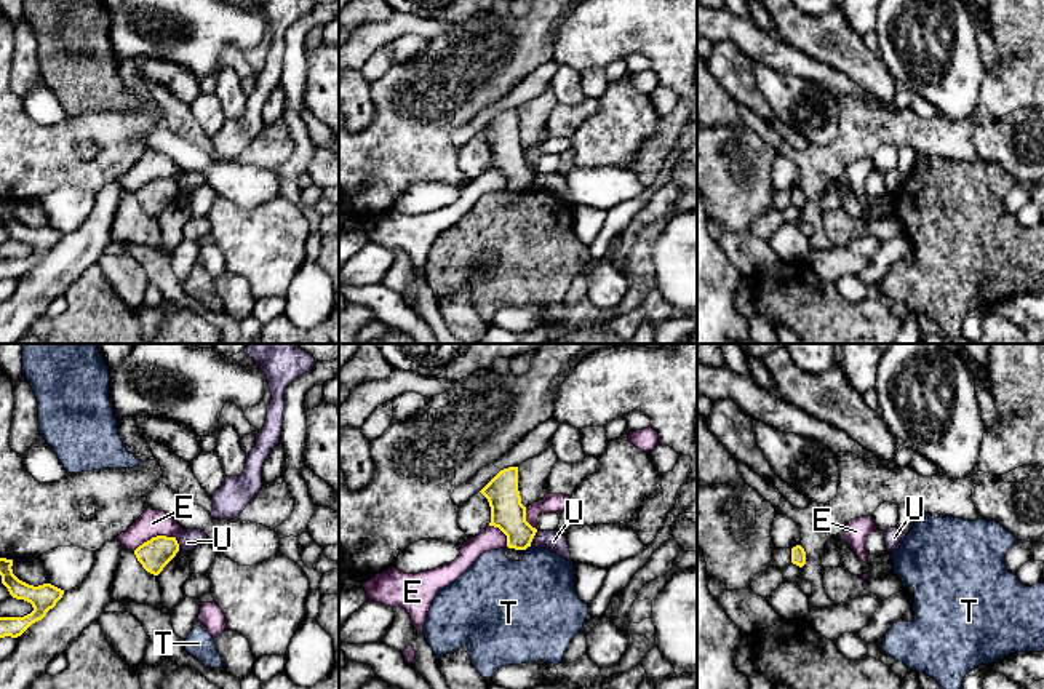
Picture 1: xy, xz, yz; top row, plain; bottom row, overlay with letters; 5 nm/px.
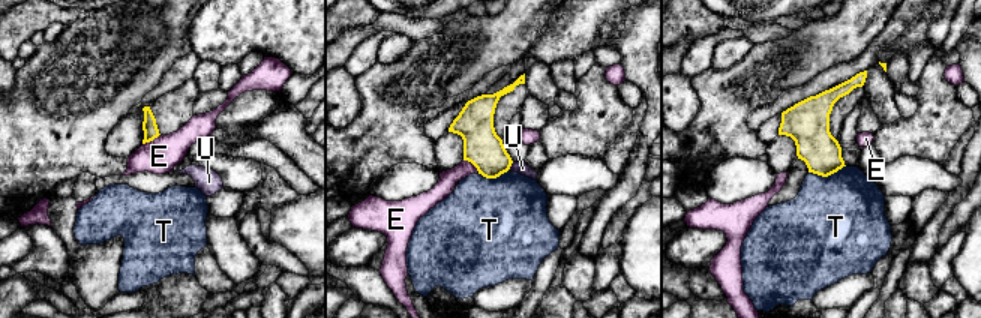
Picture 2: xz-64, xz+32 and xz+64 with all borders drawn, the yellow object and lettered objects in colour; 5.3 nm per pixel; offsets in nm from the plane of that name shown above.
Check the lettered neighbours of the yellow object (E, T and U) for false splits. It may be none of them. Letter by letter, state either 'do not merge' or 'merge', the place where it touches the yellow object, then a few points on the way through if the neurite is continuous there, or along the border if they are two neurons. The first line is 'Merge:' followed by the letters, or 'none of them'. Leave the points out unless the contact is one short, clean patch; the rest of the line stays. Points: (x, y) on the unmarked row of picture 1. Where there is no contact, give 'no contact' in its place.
Merge: none of them
E: do not merge | xy (154, 179) | along xy (175, 178), (152, 178), (133, 192)
T: do not merge | xz (526, 189) | along xz (529, 187), (525, 192)
U: do not merge | xz (533, 179) | along xz (537, 173), (529, 187)

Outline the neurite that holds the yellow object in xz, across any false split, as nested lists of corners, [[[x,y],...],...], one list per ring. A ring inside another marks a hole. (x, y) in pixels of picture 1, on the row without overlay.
[[[518,109],[500,112],[481,133],[491,149],[489,168],[507,177],[507,189],[526,192],[537,174],[526,163],[526,149],[518,133]]]

